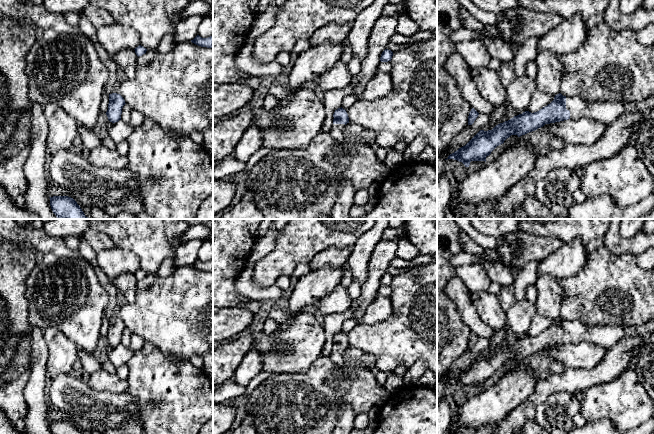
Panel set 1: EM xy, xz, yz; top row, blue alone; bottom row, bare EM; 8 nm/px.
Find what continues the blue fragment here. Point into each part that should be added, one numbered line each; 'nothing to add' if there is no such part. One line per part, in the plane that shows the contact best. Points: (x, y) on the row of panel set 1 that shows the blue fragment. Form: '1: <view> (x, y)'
1: yz (606, 112)

